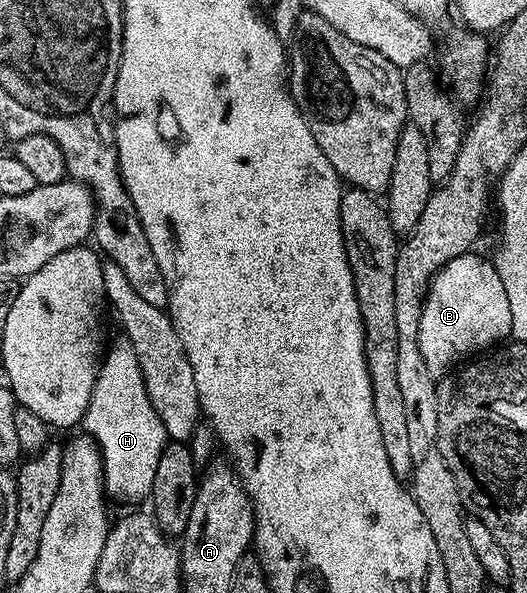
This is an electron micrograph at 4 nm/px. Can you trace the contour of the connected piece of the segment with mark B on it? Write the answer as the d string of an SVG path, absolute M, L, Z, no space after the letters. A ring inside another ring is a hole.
M469 252L450 260L438 271L428 288L420 321L422 356L433 376L438 380L445 377L450 368L472 356L467 354L475 350L487 351L503 343L511 333L510 300L506 288L502 288L495 265L489 259L487 262L476 252Z

